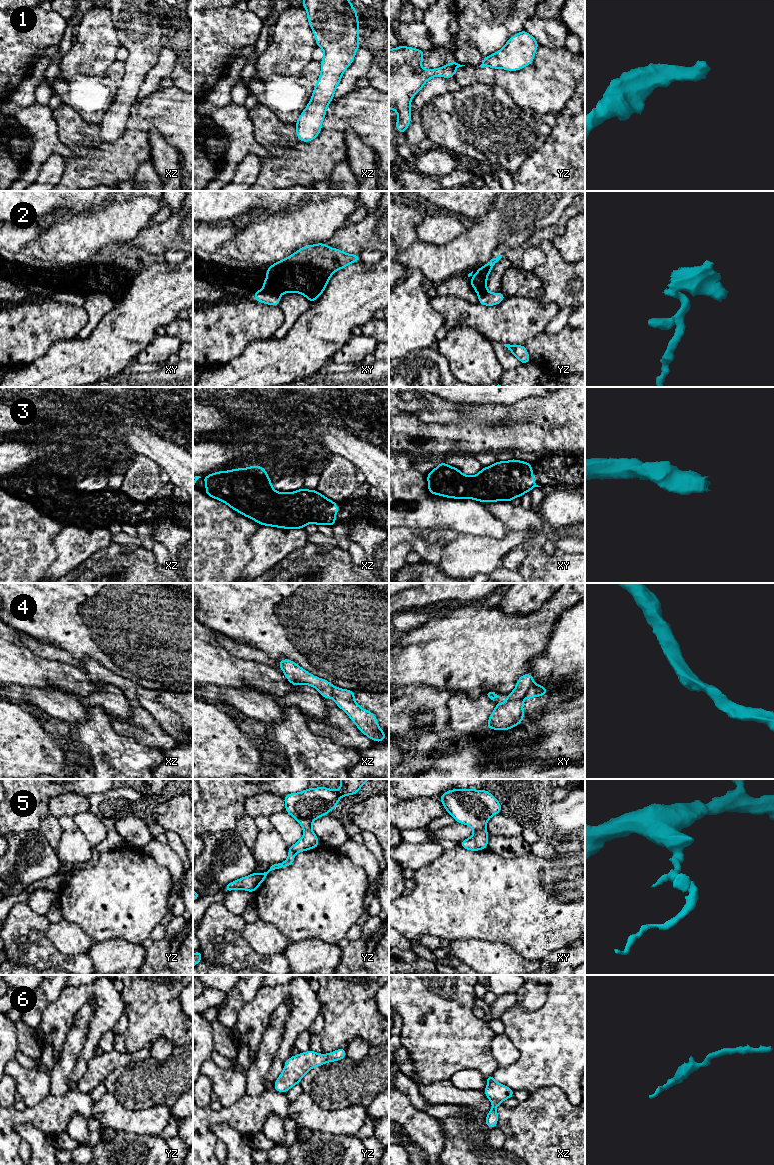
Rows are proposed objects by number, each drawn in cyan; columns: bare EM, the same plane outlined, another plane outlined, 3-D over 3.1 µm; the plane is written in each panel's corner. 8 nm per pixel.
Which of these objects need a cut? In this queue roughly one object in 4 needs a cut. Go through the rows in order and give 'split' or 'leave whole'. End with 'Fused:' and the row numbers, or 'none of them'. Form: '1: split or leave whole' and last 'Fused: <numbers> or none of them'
1: leave whole
2: split
3: leave whole
4: split
5: leave whole
6: leave whole
Fused: 2, 4

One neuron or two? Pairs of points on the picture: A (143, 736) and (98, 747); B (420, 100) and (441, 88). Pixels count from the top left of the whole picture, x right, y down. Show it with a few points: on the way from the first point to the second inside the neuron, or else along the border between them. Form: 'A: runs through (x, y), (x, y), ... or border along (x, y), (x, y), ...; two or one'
A: border along (112, 727), (118, 733), (154, 749); two
B: runs through (425, 95), (432, 88), (436, 88); one

